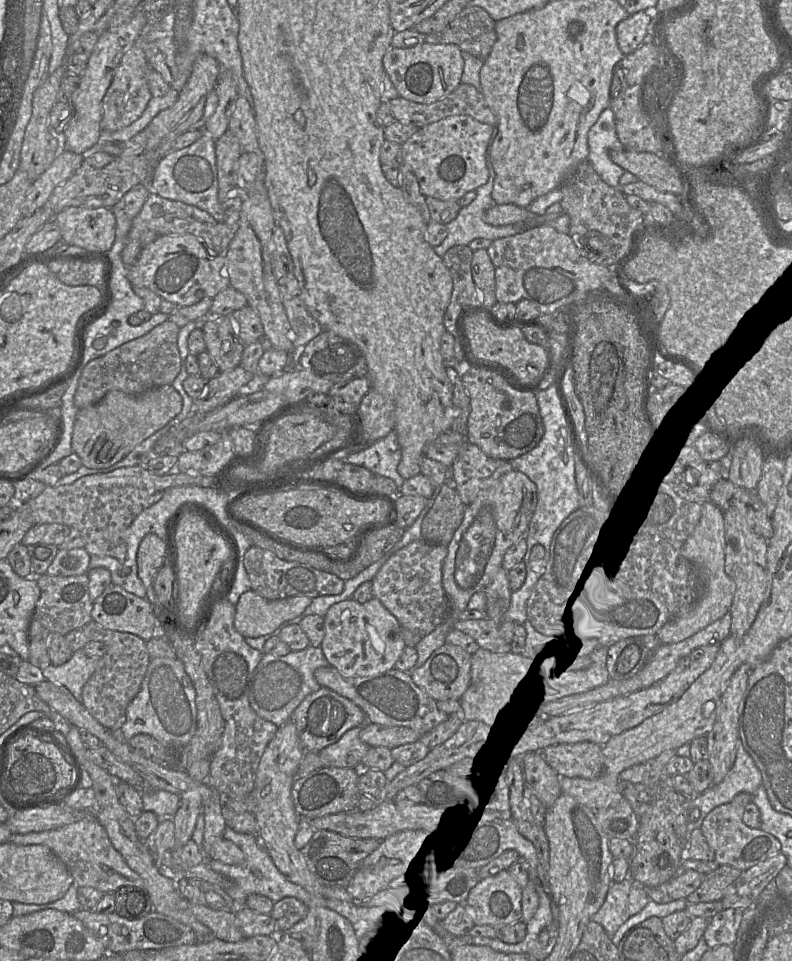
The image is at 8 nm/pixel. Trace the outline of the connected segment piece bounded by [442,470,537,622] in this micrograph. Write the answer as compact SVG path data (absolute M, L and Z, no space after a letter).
M512 470L501 476L493 486L481 491L474 502L466 507L462 523L447 546L447 555L442 567L442 584L449 602L449 616L452 622L456 622L459 614L467 609L471 596L484 591L489 585L501 568L505 552L526 535L536 505L536 485L524 473Z

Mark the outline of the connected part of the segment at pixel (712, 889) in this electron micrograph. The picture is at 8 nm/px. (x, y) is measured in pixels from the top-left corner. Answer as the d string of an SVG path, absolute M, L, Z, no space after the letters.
M720 865L716 870L705 875L698 889L690 894L688 903L721 901L727 889L740 877L742 871L729 865Z

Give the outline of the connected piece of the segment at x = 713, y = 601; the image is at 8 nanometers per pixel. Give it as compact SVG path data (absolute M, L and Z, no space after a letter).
M712 501L702 504L702 515L681 548L681 555L698 568L702 590L697 600L673 616L656 634L660 644L677 643L730 613L735 583L725 571L725 525L723 511Z

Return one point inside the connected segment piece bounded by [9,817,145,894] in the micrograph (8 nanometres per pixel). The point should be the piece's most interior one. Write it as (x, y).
(84, 846)

